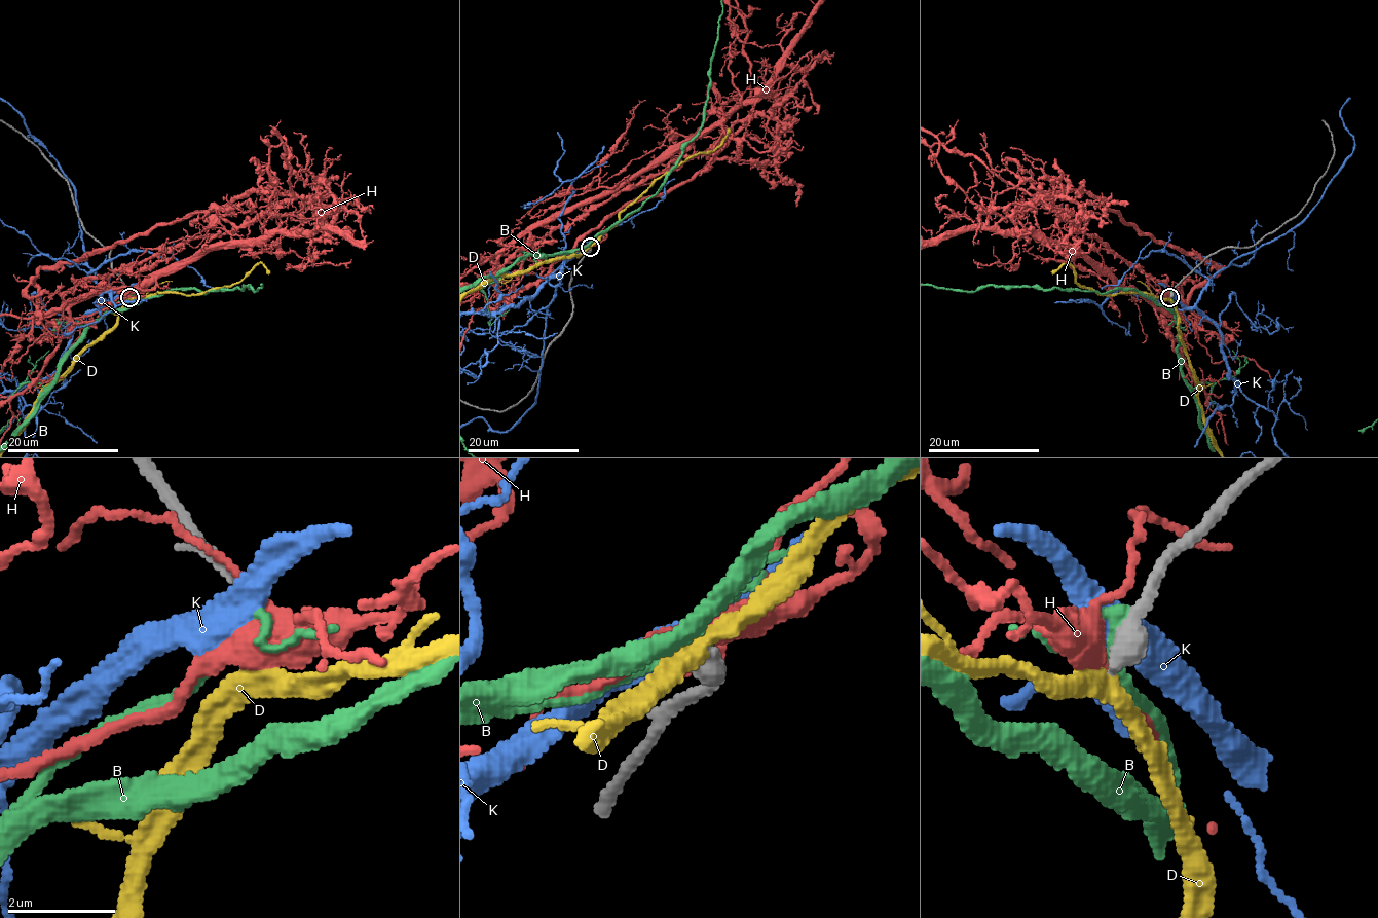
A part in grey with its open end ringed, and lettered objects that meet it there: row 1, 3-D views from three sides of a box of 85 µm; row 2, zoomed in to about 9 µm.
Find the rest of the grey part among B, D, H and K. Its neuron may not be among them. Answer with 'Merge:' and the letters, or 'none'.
Merge: none

